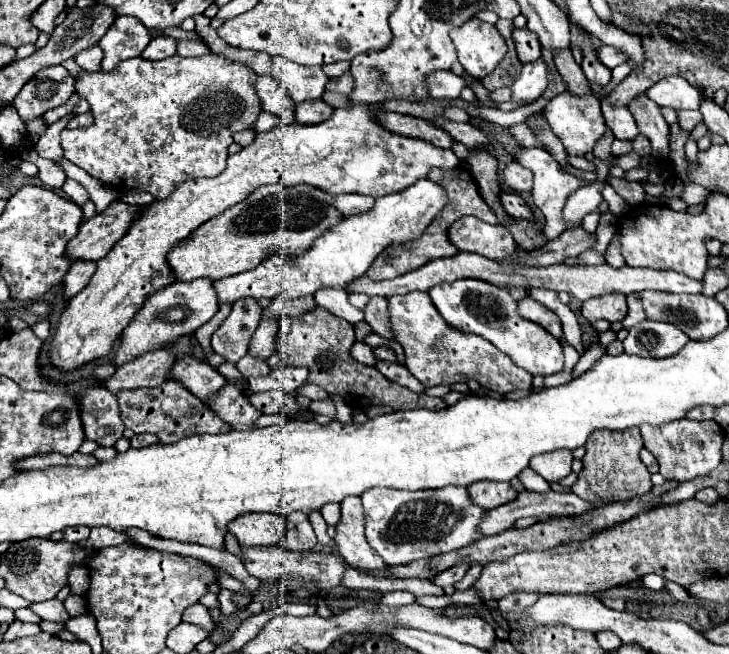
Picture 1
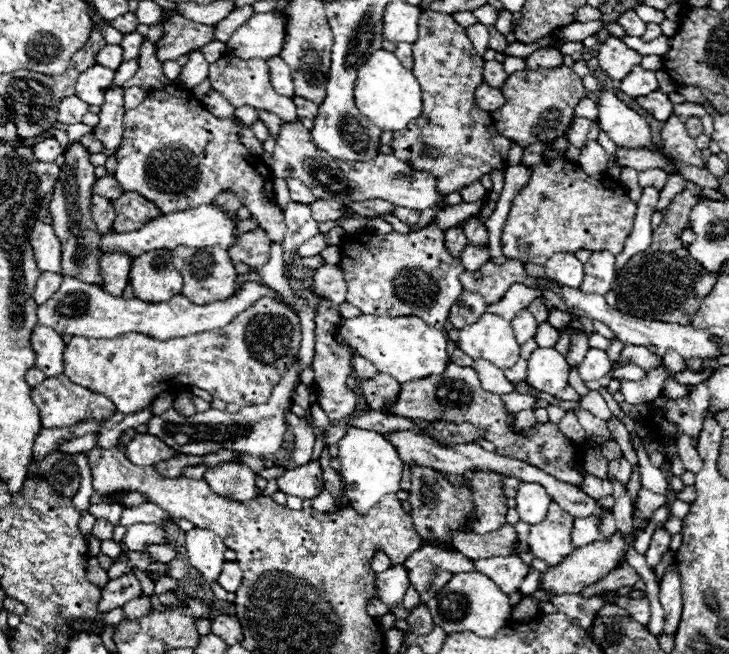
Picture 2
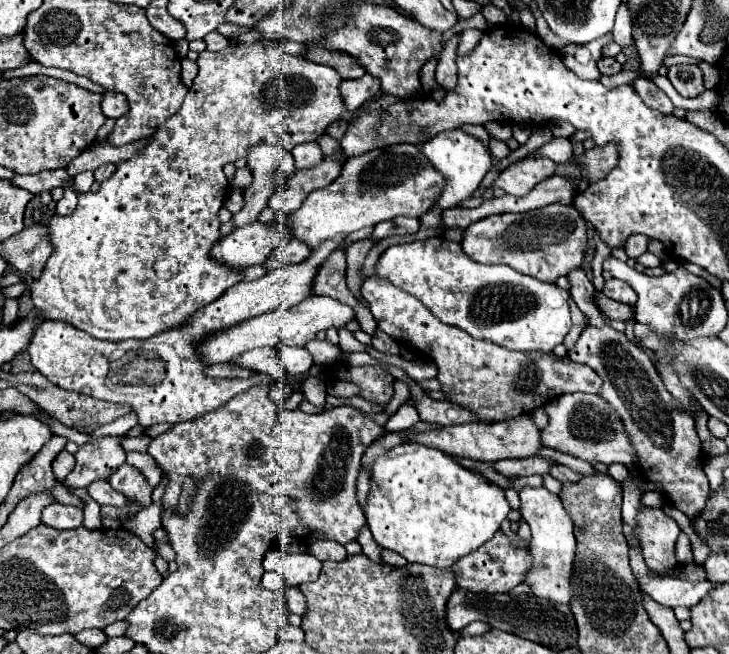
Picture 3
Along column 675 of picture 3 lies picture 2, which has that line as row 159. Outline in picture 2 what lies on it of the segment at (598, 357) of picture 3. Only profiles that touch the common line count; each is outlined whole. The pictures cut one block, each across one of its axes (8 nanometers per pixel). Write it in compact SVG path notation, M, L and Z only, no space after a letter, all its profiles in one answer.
M422 12L418 22L418 38L412 44L414 52L414 74L422 86L422 98L424 108L420 118L408 124L404 130L396 130L394 138L390 142L392 154L398 160L404 160L412 164L414 170L428 172L432 178L436 178L436 190L438 194L452 194L456 190L466 188L468 184L480 180L480 176L488 174L492 168L506 168L506 158L512 142L496 132L492 118L488 112L476 106L476 88L482 84L482 66L484 60L476 54L472 42L466 36L466 28L454 22L450 14L436 14L436 12Z

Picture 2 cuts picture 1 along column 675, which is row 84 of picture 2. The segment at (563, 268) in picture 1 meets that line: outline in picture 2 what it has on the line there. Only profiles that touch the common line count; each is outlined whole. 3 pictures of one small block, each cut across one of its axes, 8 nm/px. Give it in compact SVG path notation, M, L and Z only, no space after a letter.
M276 56L276 58L270 58L268 60L268 70L270 70L272 88L276 90L276 94L282 94L282 96L292 98L294 96L294 86L292 86L290 68Z

